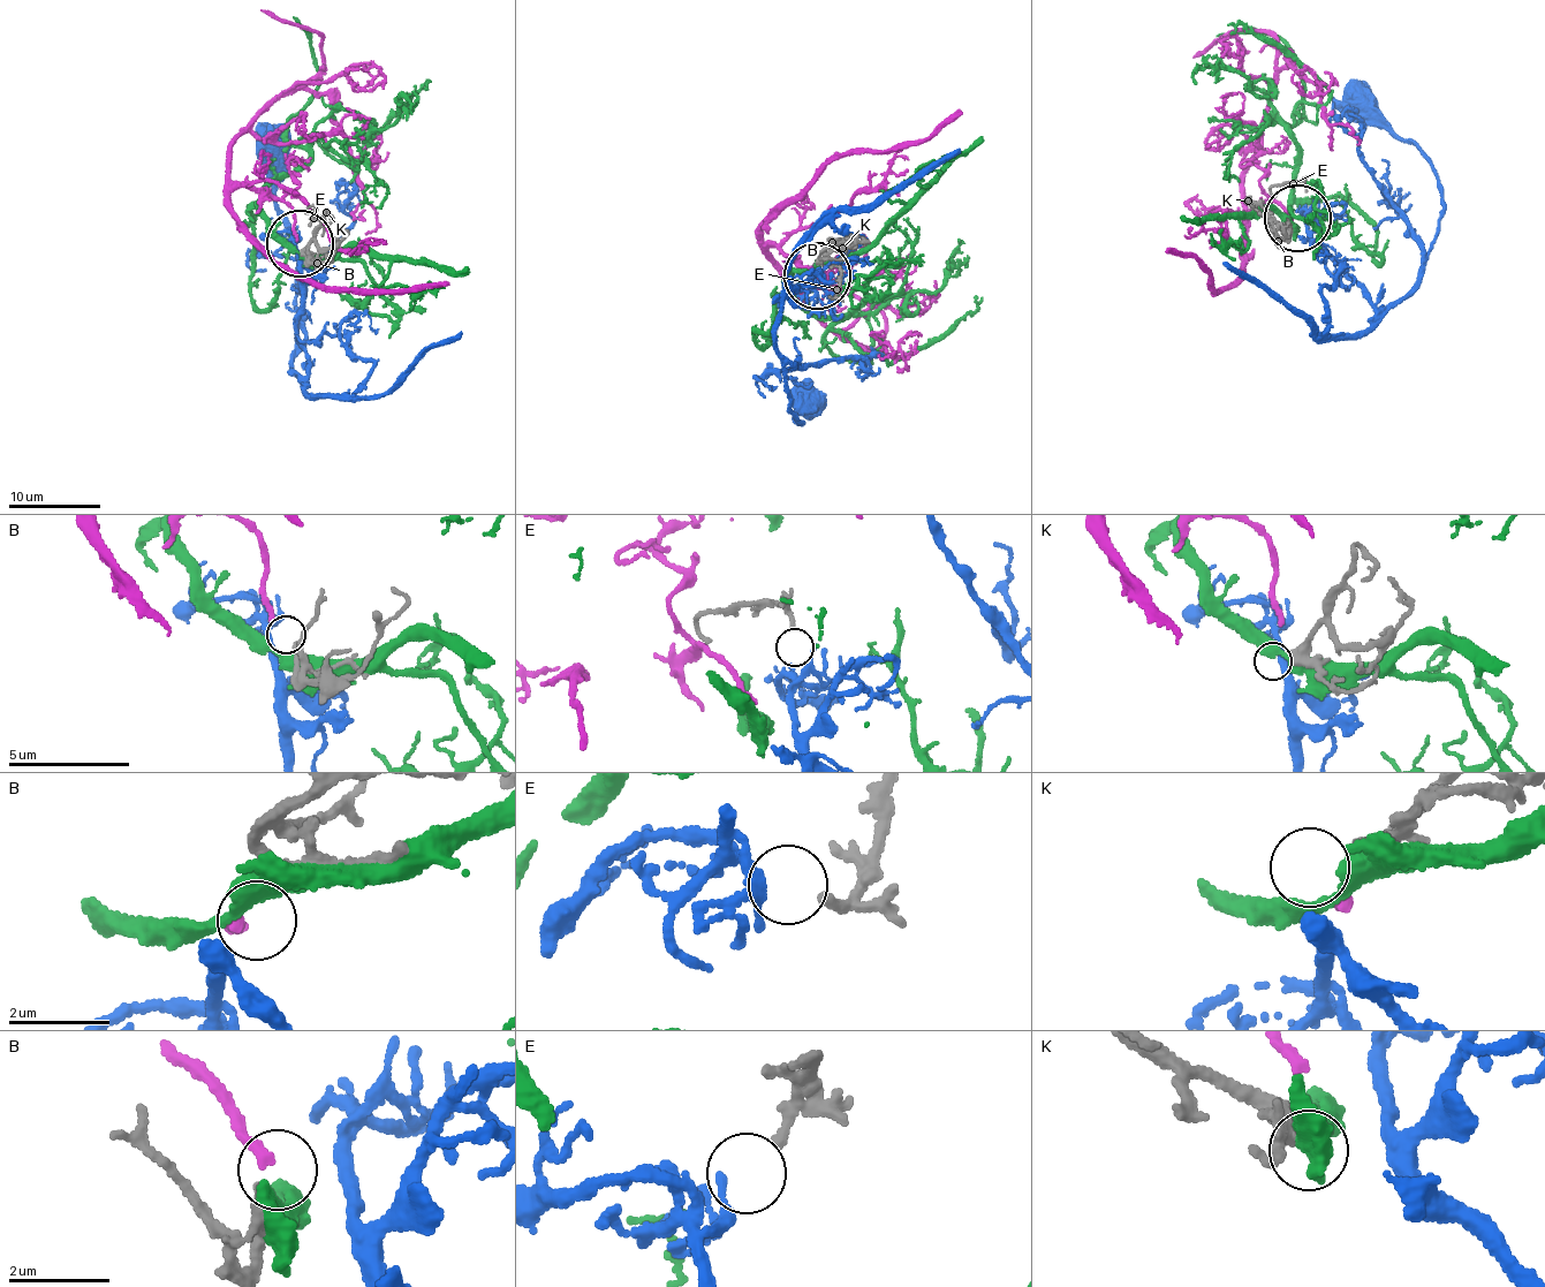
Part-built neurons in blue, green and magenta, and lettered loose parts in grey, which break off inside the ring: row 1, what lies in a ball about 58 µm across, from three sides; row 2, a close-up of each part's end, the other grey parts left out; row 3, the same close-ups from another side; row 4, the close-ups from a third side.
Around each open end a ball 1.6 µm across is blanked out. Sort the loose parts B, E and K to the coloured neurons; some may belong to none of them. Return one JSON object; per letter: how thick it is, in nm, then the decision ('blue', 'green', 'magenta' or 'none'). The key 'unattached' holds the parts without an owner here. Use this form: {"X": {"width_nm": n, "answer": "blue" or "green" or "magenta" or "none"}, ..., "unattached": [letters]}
{"B": {"width_nm": 200, "answer": "magenta"}, "E": {"width_nm": 160, "answer": "none"}, "K": {"width_nm": 360, "answer": "none"}, "unattached": ["E", "K"]}

